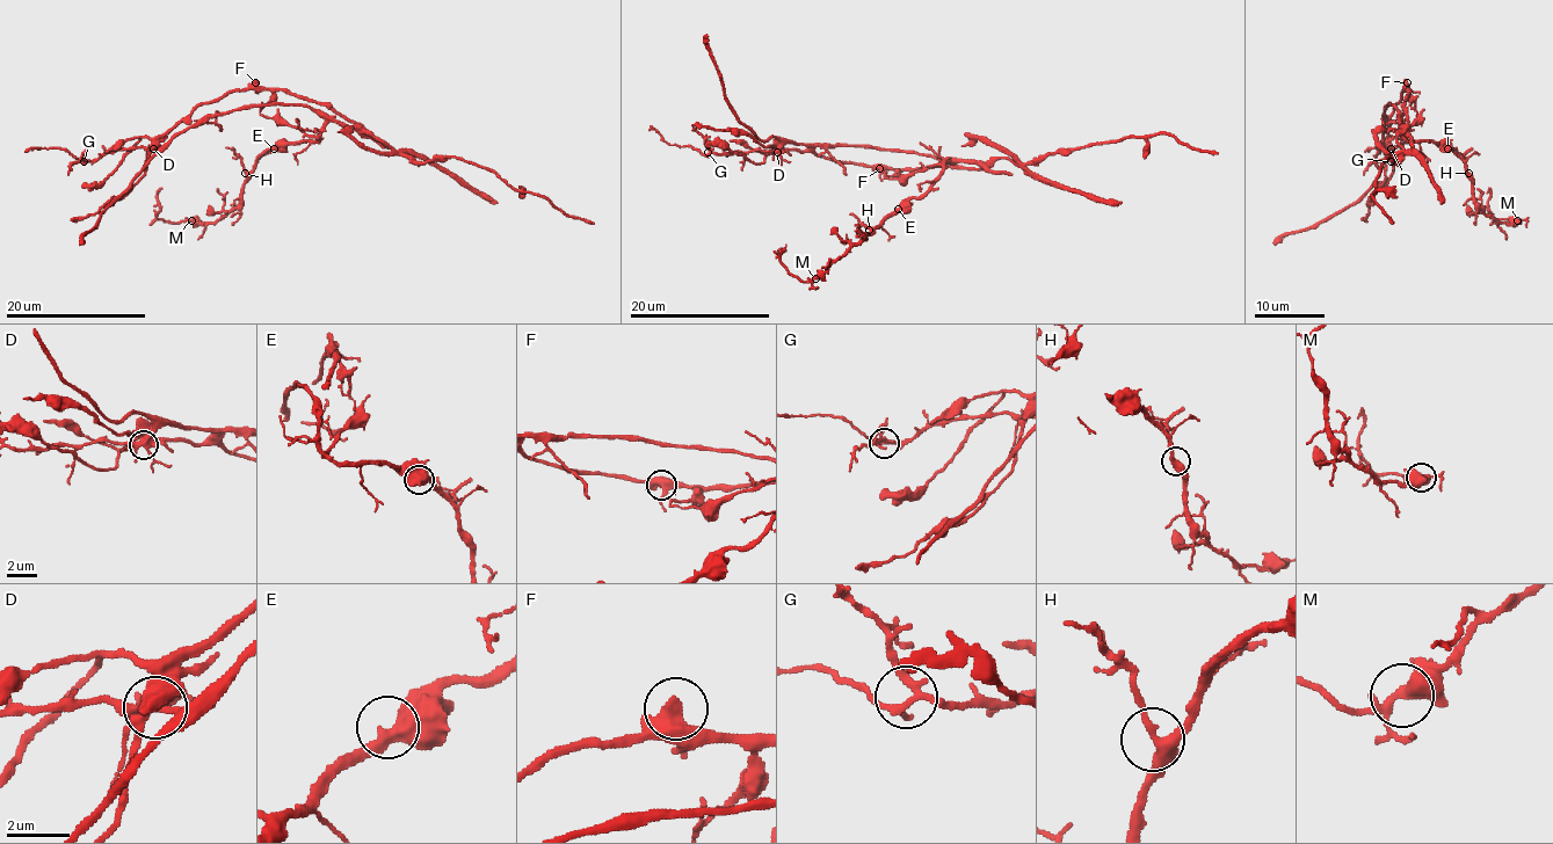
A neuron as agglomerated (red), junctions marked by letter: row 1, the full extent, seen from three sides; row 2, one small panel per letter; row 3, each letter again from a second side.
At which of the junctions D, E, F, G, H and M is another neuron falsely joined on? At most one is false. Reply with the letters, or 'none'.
D

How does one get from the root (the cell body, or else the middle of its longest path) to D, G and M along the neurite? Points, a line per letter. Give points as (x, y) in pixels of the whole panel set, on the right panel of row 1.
D: (1394, 107), (1390, 104), (1384, 110), (1383, 148), (1391, 148)
G: (1394, 107), (1390, 104), (1384, 110), (1383, 148), (1391, 148), (1391, 161)
M: (1394, 107), (1405, 138), (1442, 142), (1463, 161), (1472, 180), (1473, 201), (1489, 217), (1496, 223), (1517, 220)

